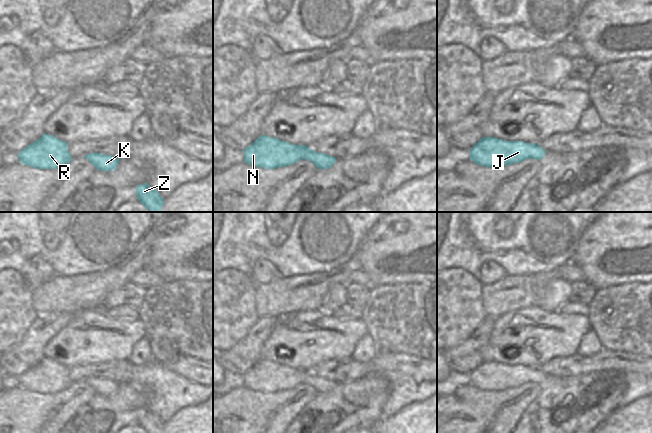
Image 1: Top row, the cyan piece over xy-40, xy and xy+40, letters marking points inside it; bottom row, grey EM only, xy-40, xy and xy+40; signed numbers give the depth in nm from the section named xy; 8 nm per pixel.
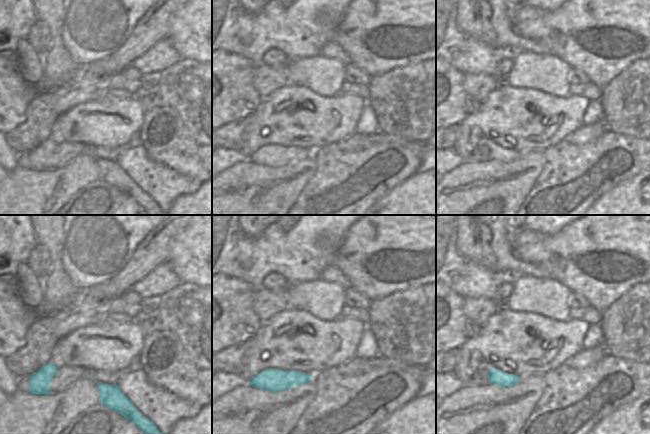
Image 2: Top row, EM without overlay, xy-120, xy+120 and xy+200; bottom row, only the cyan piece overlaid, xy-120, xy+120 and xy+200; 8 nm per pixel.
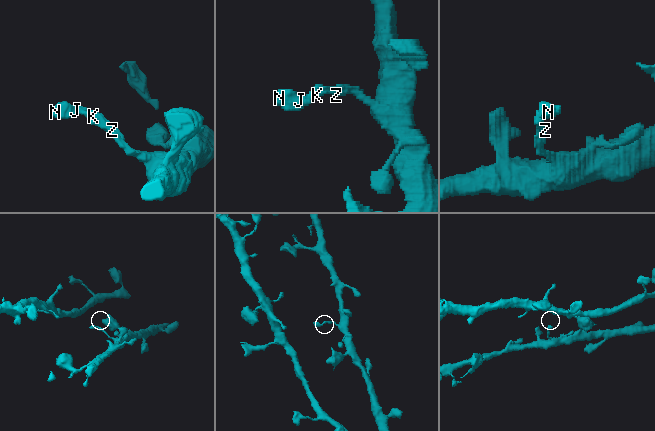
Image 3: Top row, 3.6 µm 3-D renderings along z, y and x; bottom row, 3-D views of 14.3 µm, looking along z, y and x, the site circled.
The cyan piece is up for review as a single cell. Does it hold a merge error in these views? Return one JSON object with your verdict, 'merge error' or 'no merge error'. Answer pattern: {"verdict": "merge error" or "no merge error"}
{"verdict": "no merge error"}

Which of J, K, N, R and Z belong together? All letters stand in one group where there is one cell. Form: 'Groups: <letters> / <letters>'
Groups: J K N R Z

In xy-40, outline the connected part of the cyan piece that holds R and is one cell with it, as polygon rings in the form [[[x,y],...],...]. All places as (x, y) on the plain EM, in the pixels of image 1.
[[[45,357],[22,373],[18,382],[21,388],[35,393],[57,393],[72,384],[68,367]]]

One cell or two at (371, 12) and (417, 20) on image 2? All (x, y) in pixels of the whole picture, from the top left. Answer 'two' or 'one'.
one

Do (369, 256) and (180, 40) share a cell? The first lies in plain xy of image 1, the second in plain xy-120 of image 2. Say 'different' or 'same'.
same

